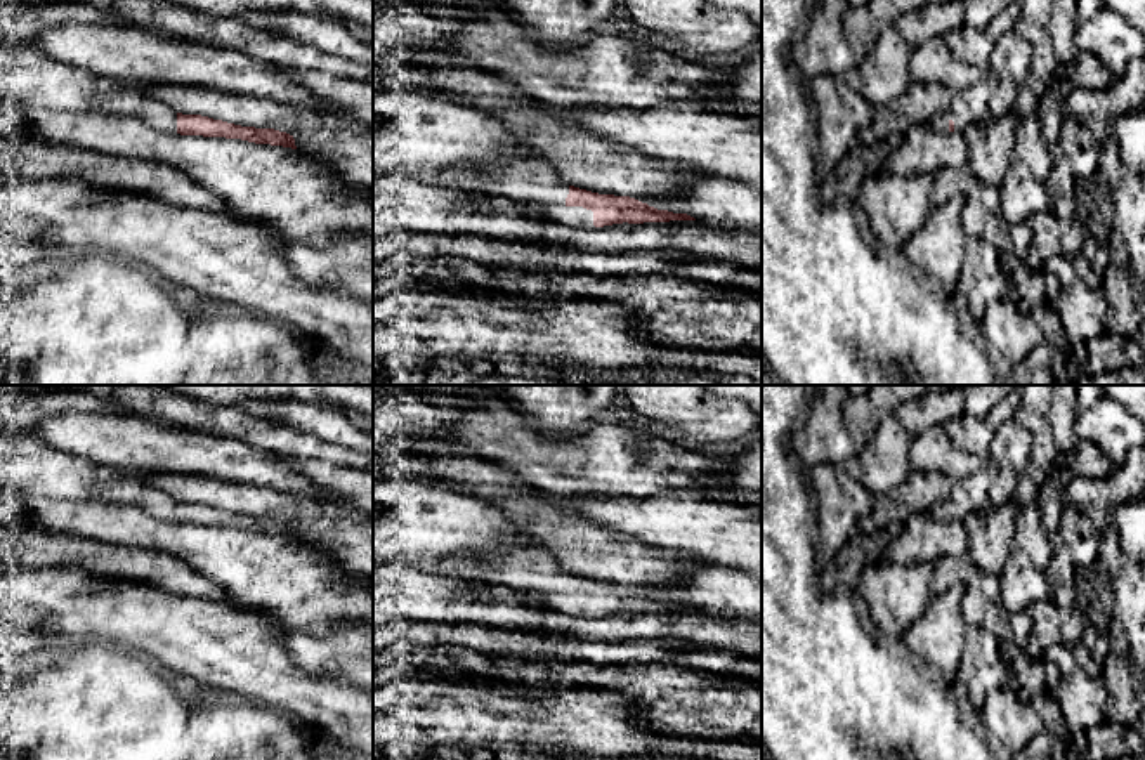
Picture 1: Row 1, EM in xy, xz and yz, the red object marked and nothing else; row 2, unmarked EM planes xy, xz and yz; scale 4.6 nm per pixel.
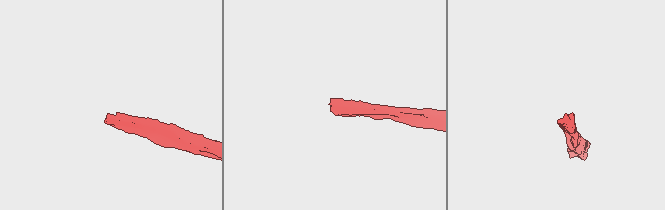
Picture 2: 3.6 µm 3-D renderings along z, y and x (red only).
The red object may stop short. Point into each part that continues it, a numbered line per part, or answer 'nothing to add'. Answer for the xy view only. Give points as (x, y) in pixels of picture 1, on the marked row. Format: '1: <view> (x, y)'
1: xy (26, 73)

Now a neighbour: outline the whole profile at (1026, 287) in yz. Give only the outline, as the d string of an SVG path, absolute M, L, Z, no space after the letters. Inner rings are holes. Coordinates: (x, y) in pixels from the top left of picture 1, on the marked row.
M1001 255L1001 272L1006 279L1008 295L1022 314L1046 304L1044 272L1032 271L1022 257Z

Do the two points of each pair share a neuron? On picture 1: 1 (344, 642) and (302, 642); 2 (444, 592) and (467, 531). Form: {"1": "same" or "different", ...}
{"1": "same", "2": "different"}

